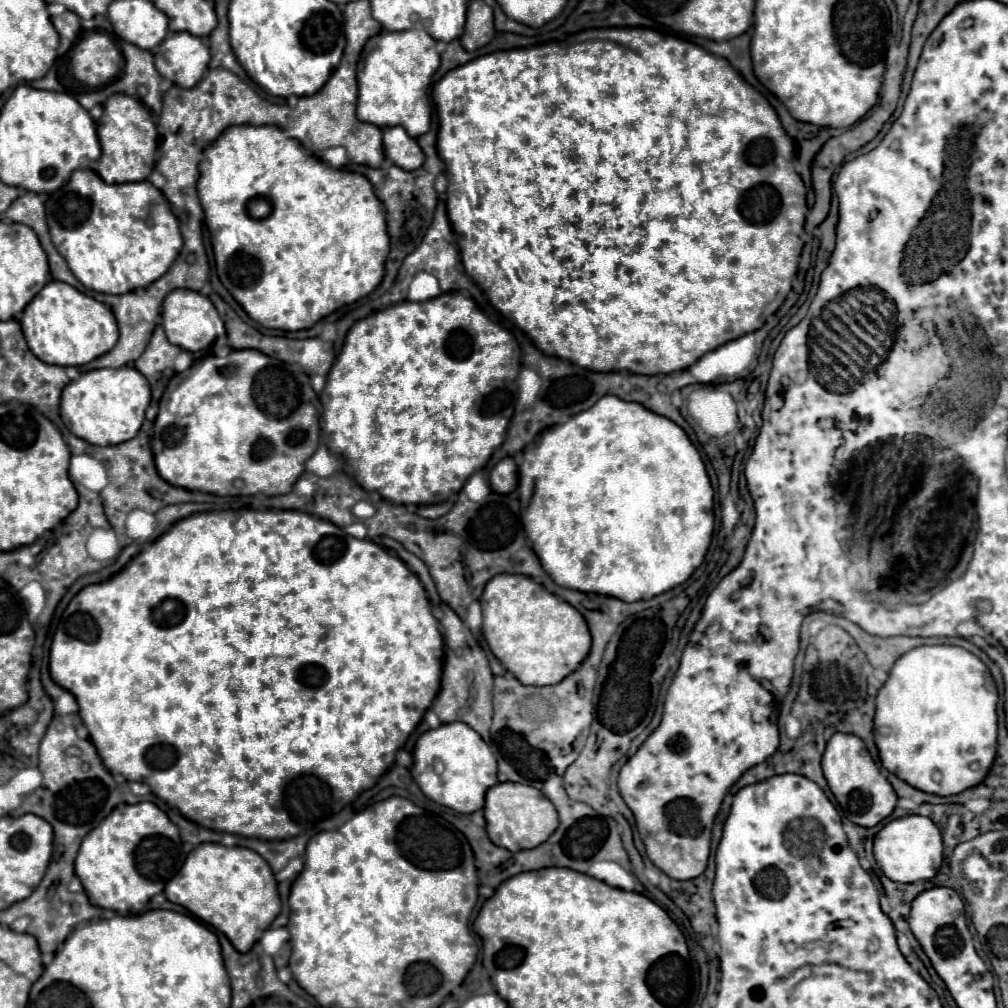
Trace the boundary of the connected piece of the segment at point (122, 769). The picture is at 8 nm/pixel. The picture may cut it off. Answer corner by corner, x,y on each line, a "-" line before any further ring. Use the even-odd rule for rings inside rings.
242,508
239,510
221,510
205,512
205,514
194,514
189,518
179,520
171,526
169,532
161,534
149,548
139,552
119,574
111,576
109,580
103,580
99,584
89,584
83,590
79,590
69,606
63,612
63,629
58,629
54,634
49,652
49,672
55,684
71,692
79,704
79,718
89,730
89,738
95,744
105,768
109,772
121,774
127,782
145,782
153,794
157,794
161,800
165,800
169,806
177,808
185,818
211,828
219,832
239,834
239,836
253,836
261,840
287,840
301,834
307,826
315,826
323,820
335,818
337,812
341,812
343,804
349,804
357,798
359,792
371,788
377,778
395,762
397,750
405,744
409,732
419,724
425,710
431,706
431,700
435,698
435,692
439,690
439,676
443,668
443,636
439,632
439,622
431,612
431,604
425,596
425,590
419,582
419,578
395,556
389,556
381,546
377,546
371,540
357,540
343,532
343,528
327,522
317,520
305,512
297,510
276,510
266,509
265,511

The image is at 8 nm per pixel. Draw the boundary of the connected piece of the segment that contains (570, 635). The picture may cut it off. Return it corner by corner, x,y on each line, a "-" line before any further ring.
493,576
479,602
483,610
483,636
491,652
521,684
557,684
585,660
591,648
591,636
583,616
529,576

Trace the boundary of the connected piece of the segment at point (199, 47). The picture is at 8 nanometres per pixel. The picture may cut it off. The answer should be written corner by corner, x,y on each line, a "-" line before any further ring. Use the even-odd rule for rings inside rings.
189,32
169,34
155,48
157,72
181,88
193,88
203,78
209,60
209,48

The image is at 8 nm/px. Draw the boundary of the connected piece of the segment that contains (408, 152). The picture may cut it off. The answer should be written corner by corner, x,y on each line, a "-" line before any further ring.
401,126
383,130
383,148
385,156
403,170
415,170
425,160
417,140
411,138

